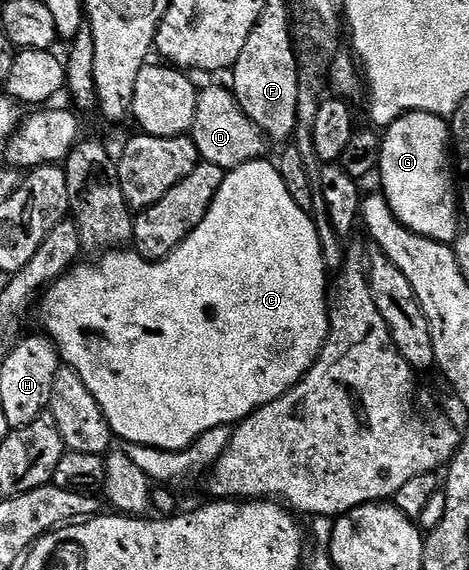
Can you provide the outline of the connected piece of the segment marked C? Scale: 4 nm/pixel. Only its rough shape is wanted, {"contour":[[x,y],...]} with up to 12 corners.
{"contour":[[231,169],[164,260],[109,250],[40,324],[113,437],[181,452],[328,340],[316,221]]}

